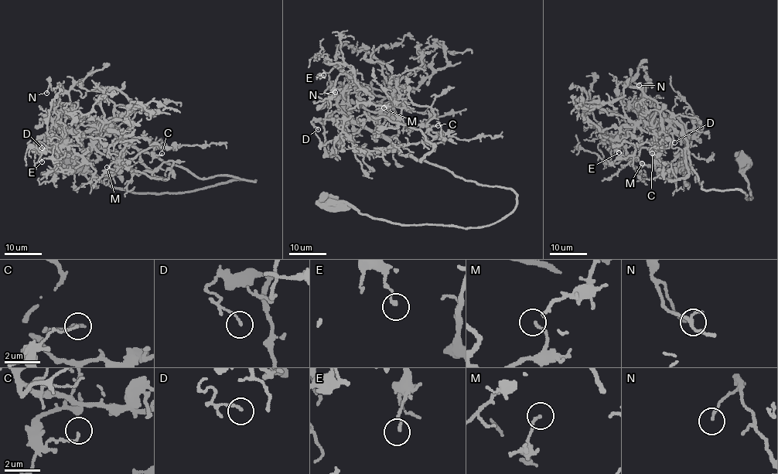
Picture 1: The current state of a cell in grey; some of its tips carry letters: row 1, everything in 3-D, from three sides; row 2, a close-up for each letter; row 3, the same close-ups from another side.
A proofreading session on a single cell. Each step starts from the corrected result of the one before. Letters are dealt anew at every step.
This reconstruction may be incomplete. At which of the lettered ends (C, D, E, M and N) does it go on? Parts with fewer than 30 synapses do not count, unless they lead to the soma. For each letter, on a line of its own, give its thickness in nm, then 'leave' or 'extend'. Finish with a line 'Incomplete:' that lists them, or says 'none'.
C: calibre 120 nm; leave
D: calibre 120 nm; leave
E: calibre 130 nm; leave
M: calibre 140 nm; leave
N: calibre 130 nm; leave
Incomplete: none

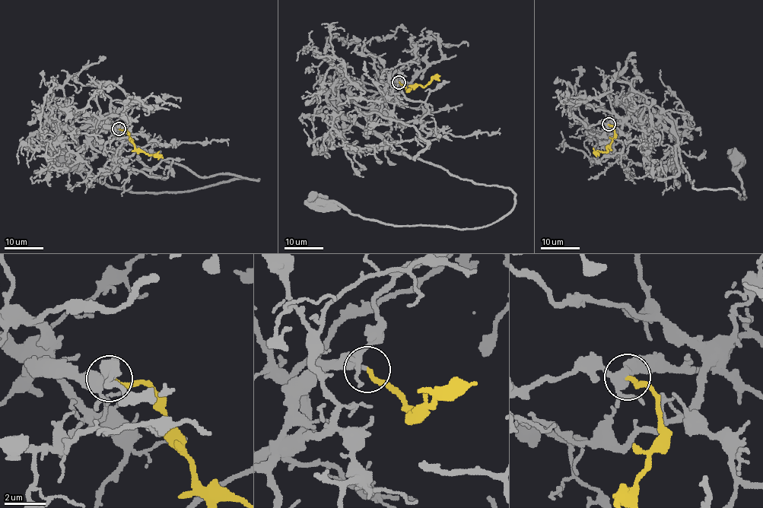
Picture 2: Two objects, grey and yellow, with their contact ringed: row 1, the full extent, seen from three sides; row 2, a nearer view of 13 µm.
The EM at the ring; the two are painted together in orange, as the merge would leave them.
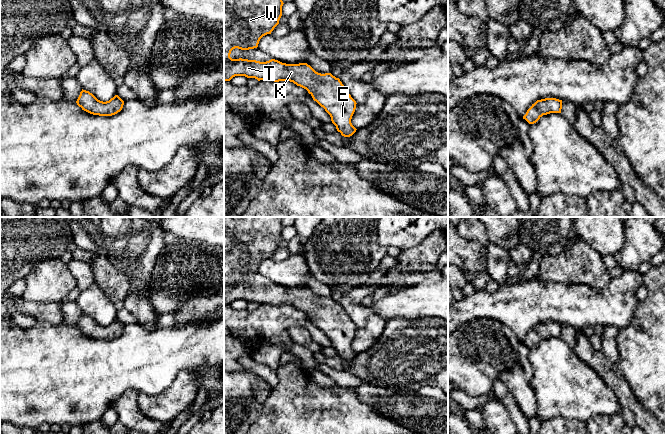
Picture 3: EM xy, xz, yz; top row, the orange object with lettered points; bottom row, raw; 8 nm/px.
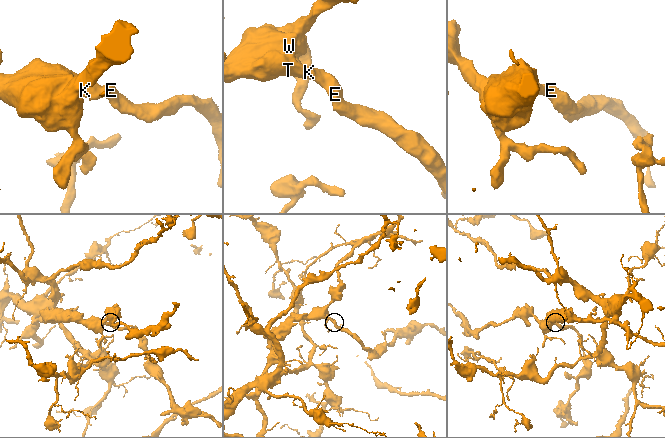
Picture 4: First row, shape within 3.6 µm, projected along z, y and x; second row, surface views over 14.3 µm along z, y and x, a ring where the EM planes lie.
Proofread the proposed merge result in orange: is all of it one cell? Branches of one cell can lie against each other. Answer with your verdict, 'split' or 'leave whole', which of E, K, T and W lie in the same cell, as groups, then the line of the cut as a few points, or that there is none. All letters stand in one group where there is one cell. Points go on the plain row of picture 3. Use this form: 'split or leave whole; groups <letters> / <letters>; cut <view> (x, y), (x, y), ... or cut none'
leave whole; groups E K T W; cut none

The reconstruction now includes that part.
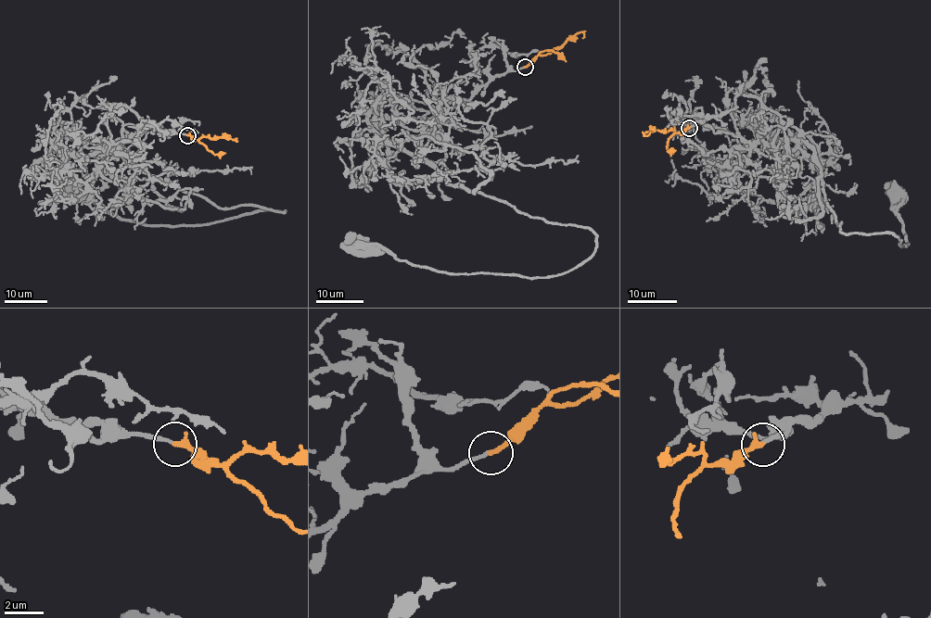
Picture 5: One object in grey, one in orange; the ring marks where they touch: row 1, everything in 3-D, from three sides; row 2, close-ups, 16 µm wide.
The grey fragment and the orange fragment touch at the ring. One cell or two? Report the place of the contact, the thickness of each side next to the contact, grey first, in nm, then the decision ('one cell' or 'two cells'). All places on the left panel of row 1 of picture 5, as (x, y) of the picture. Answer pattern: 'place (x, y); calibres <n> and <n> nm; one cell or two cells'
place (187, 135); calibres 170 and 280 nm; one cell

